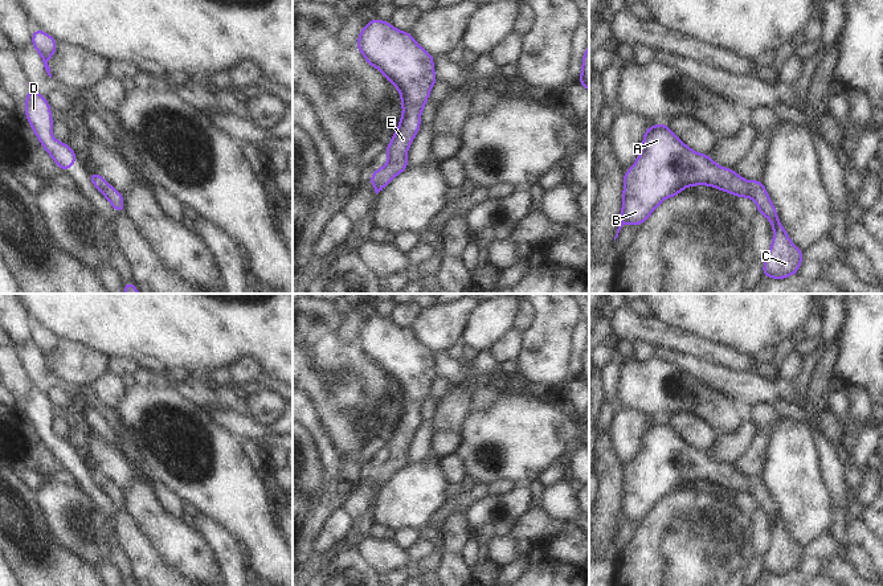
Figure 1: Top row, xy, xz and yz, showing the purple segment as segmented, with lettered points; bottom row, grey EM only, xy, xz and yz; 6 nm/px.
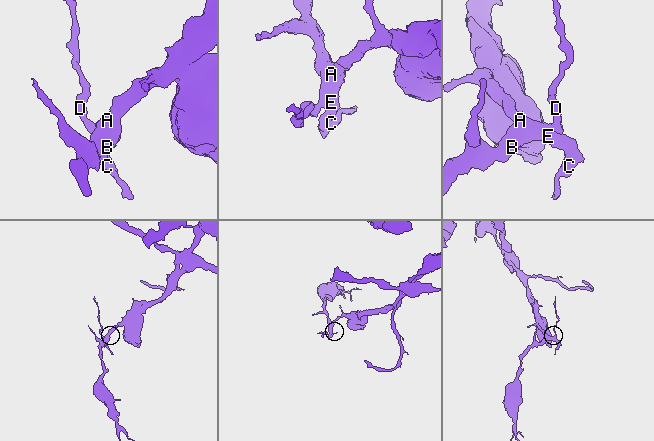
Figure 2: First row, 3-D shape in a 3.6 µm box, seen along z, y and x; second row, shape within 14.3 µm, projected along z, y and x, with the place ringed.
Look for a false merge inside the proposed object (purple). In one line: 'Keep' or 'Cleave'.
Keep.

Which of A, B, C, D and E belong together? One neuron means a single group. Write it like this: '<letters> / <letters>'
A B C D E

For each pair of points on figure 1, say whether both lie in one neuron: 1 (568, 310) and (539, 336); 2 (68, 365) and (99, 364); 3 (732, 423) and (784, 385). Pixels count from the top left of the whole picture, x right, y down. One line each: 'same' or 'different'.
1: same
2: same
3: different

